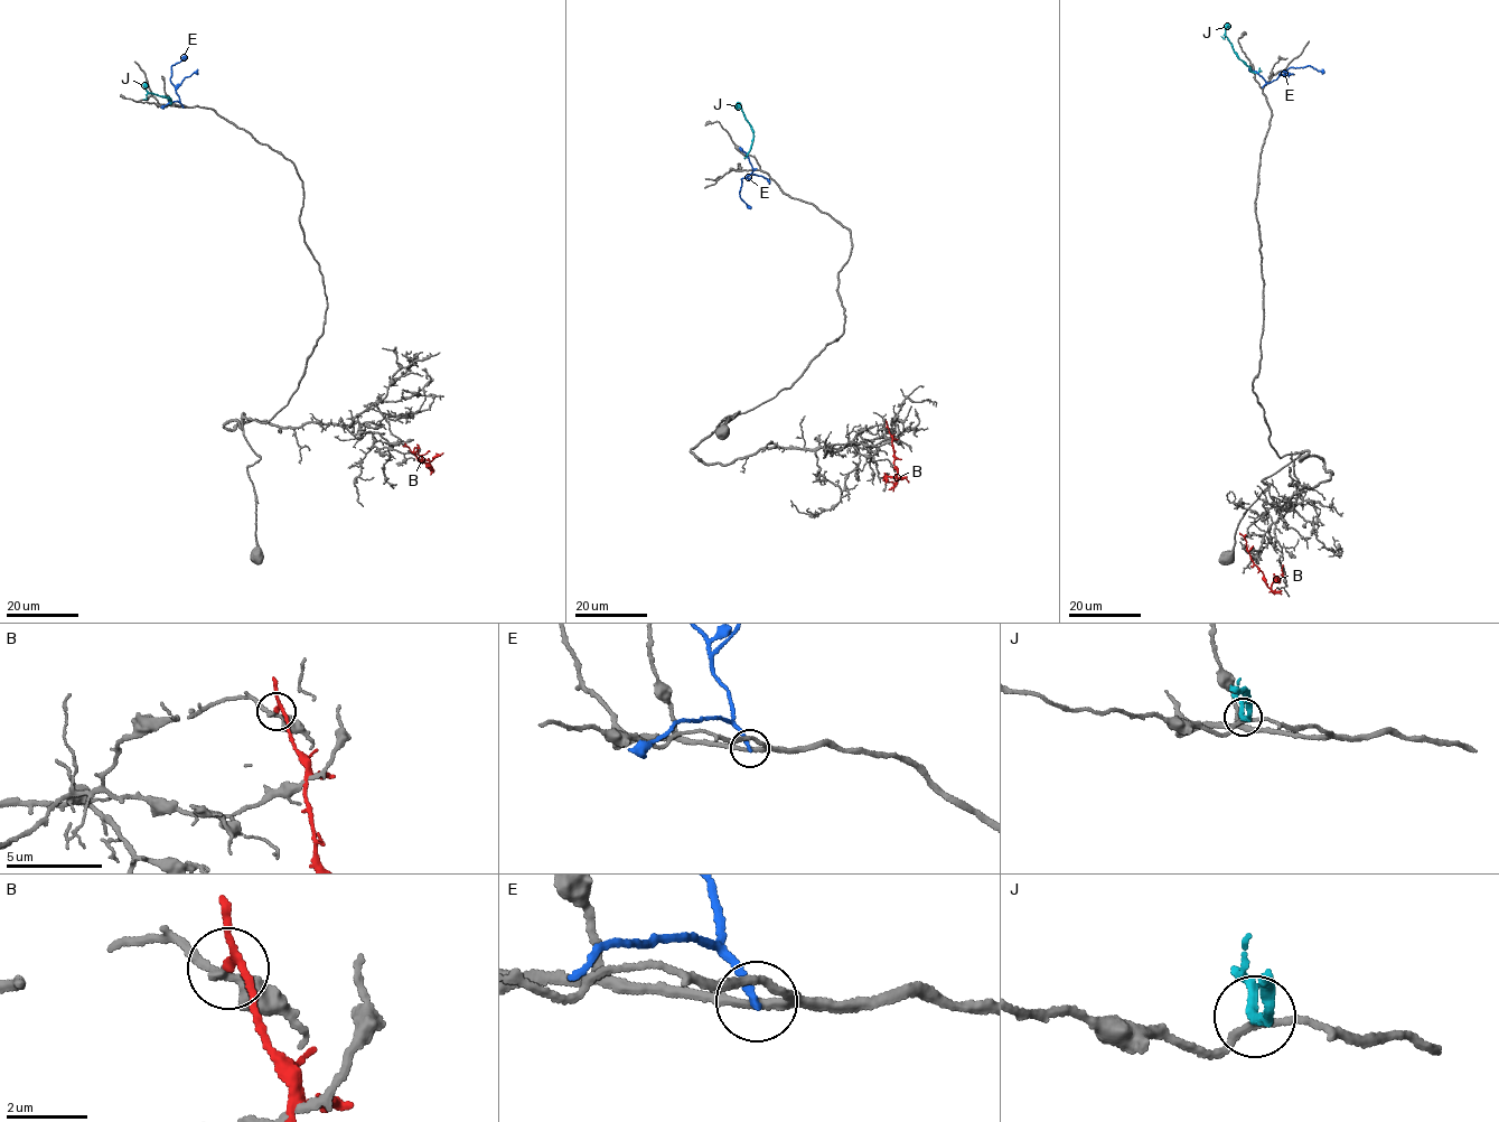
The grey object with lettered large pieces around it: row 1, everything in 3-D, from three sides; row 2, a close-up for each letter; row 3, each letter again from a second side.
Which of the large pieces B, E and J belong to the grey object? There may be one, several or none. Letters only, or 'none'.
none

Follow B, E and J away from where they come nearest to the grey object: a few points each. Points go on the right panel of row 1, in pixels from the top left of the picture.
B: (1246, 534), (1249, 557), (1268, 587), (1281, 576), (1283, 566)
E: (1262, 87), (1290, 67), (1312, 66), (1324, 72)
J: (1255, 73), (1238, 57), (1225, 34), (1228, 24)

